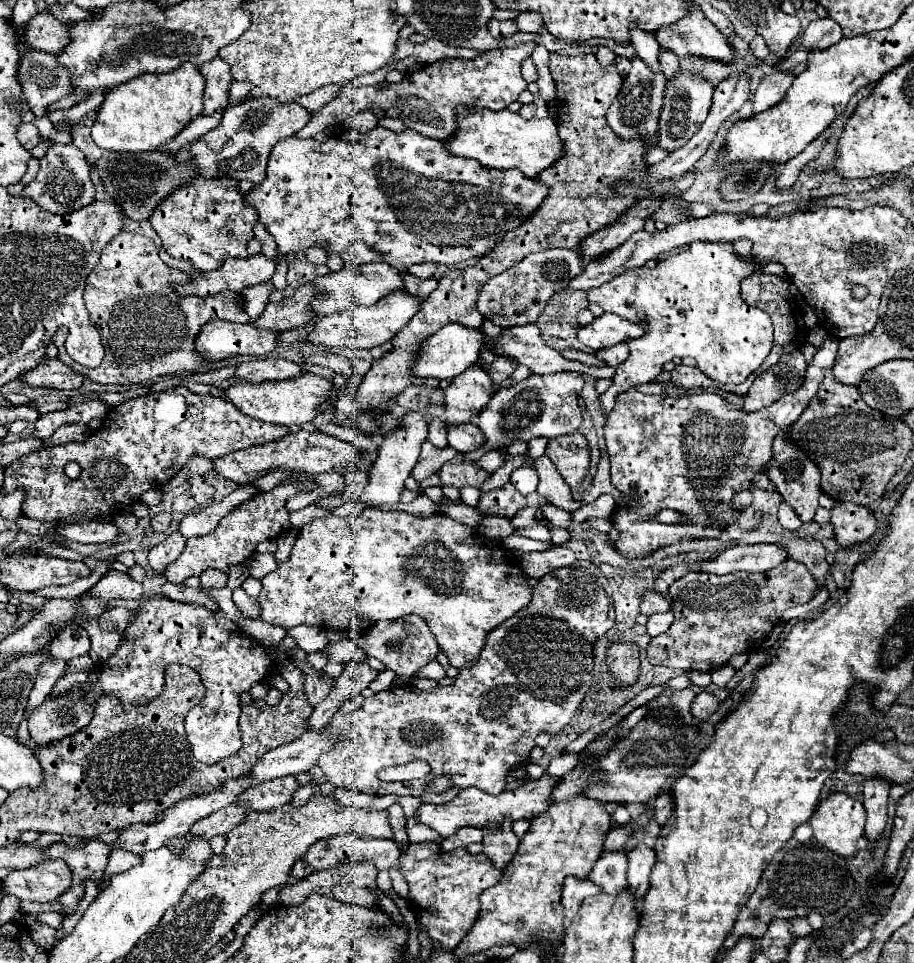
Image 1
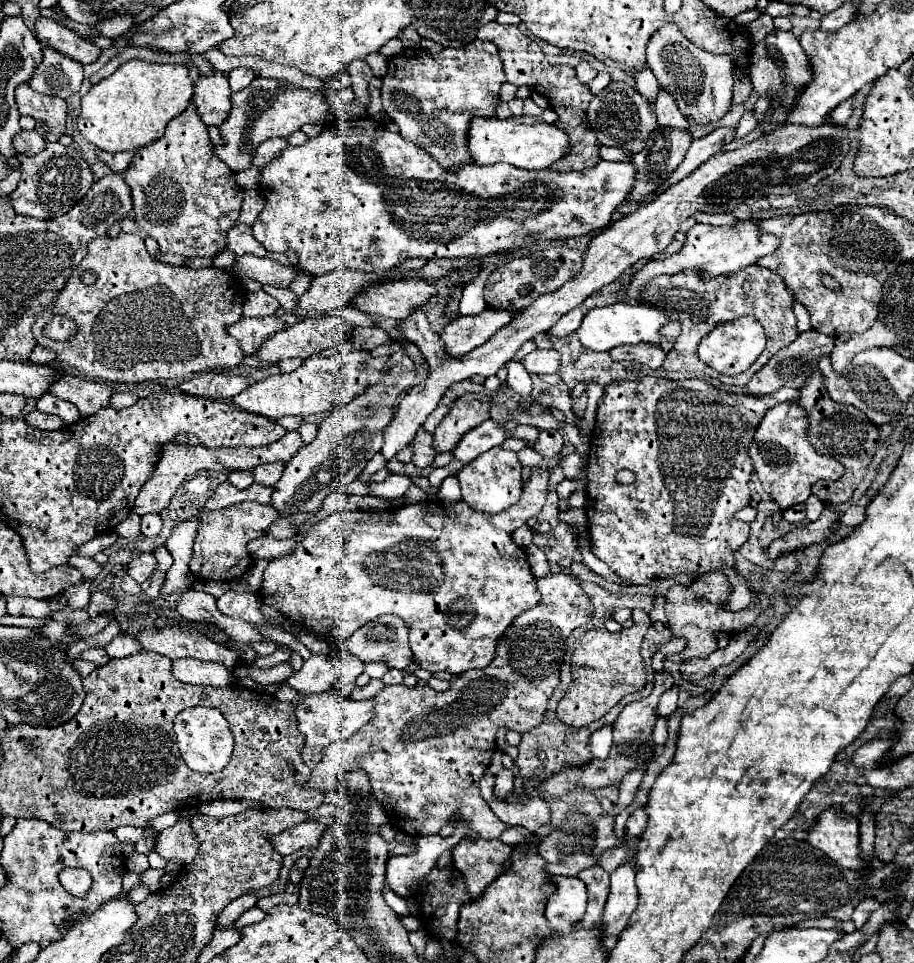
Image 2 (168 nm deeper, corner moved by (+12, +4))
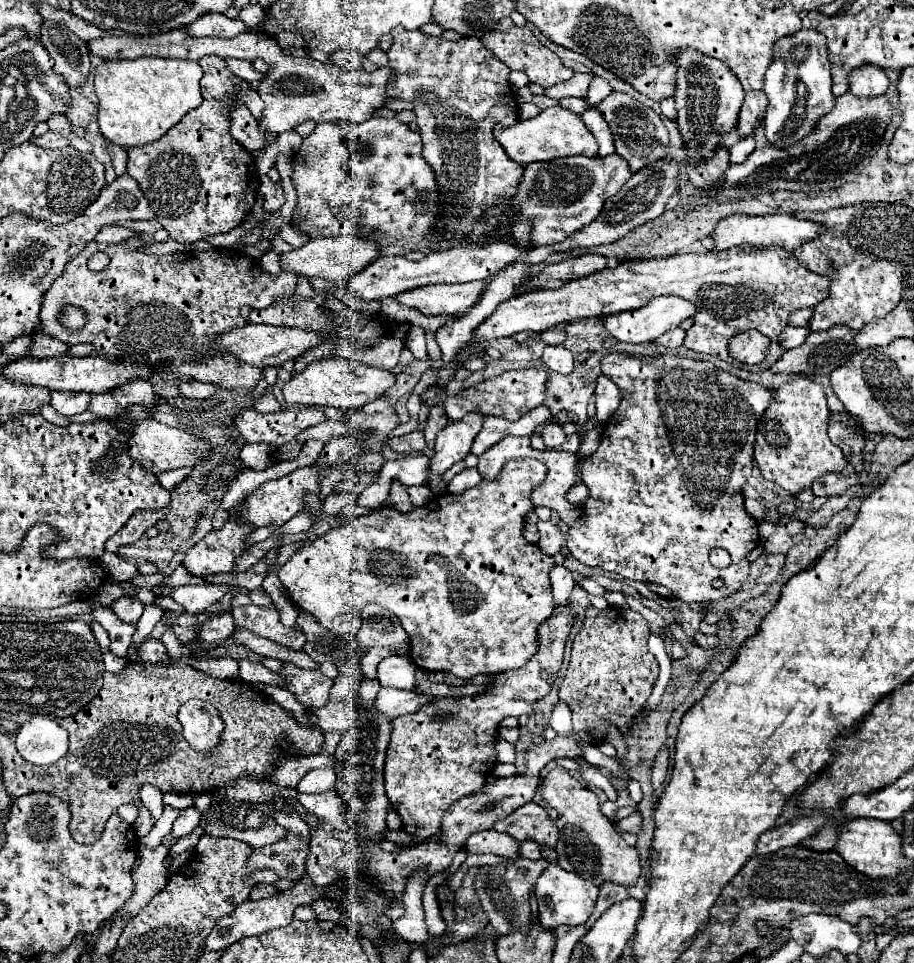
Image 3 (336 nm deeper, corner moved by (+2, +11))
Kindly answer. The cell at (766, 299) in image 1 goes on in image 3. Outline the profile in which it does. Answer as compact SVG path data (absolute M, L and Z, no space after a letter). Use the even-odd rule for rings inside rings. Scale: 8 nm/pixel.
M729 248L721 252L701 254L677 254L665 258L639 258L621 262L615 268L591 274L577 282L569 282L555 290L535 290L507 302L481 322L473 336L477 342L487 342L501 336L513 336L523 330L543 332L549 326L595 318L599 314L613 314L645 306L657 296L679 296L695 304L697 314L693 326L687 330L683 348L697 354L717 356L743 370L767 370L775 364L785 348L779 342L779 334L789 324L789 316L801 308L813 308L827 296L827 276L819 276L801 266L791 252L783 248ZM747 328L761 330L771 336L771 348L767 358L757 366L745 366L729 358L727 340Z

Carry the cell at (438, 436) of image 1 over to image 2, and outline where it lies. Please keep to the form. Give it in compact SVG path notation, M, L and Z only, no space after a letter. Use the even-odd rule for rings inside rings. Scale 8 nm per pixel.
M439 405L439 407L437 407L437 409L427 417L427 421L425 421L425 425L423 425L423 427L425 427L429 433L433 433L433 431L435 431L435 427L441 423L441 419L443 419L447 413L449 413L449 407Z

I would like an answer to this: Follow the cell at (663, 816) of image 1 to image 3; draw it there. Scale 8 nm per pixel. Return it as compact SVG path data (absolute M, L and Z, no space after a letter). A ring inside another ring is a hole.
M633 812L631 816L627 816L627 818L623 818L623 820L619 820L617 824L615 824L615 828L619 830L619 832L639 832L641 830L641 826L643 826L643 816L639 814L639 812Z

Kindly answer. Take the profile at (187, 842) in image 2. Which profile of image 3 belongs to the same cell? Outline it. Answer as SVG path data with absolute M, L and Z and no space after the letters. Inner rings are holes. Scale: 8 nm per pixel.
M165 844L157 848L139 848L139 858L133 870L135 894L127 900L127 906L123 906L119 914L137 914L159 890L163 890L163 886L167 884L167 870L163 866L167 852L169 846Z

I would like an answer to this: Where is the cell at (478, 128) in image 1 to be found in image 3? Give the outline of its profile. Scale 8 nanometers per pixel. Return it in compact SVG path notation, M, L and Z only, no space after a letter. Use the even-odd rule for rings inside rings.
M561 106L547 108L539 116L529 118L529 120L519 120L507 128L497 124L493 130L493 136L505 148L507 156L515 160L517 164L547 162L547 160L561 158L561 156L597 156L597 140L585 128L581 116L575 116L563 110Z

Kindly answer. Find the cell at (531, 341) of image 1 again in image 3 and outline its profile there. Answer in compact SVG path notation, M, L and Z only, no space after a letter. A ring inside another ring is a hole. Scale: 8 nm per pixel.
M545 346L541 360L553 372L569 374L573 370L573 356L565 346Z

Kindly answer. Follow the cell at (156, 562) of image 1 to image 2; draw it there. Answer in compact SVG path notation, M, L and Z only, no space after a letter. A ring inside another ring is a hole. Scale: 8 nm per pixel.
M141 553L141 555L137 555L137 557L129 563L127 573L129 573L137 583L143 583L143 581L147 581L147 579L151 577L151 573L155 571L155 567L157 567L155 557L153 557L151 553Z

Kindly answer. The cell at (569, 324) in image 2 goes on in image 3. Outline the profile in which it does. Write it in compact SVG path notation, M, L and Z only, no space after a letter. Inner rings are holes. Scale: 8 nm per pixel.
M559 324L559 326L551 326L549 330L541 332L541 340L543 340L545 344L551 344L551 346L555 346L555 344L563 344L563 342L565 342L565 338L567 338L567 332L565 332L565 324Z

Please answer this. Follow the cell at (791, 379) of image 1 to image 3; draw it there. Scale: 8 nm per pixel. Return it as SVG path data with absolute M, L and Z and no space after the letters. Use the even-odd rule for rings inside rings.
M835 326L831 330L825 330L825 332L811 332L801 346L787 350L771 366L771 372L773 374L779 374L779 372L783 372L783 374L805 374L805 376L829 374L831 370L843 366L843 362L847 362L847 358L851 358L857 352L853 336L855 336L855 330L851 330L847 326Z

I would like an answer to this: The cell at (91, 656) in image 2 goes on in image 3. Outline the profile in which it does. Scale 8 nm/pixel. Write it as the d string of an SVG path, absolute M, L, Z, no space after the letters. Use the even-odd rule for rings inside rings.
M147 638L143 640L139 646L137 646L137 654L139 654L139 660L145 660L145 662L161 662L161 664L173 664L171 656L167 654L167 648L161 640L153 640L153 638Z

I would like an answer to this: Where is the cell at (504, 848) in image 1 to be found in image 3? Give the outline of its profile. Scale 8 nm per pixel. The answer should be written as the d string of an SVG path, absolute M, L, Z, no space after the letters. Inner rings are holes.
M517 858L509 862L501 862L497 866L481 866L477 870L475 878L475 894L491 922L491 926L497 930L497 934L507 934L509 926L519 926L527 930L527 920L531 918L531 906L529 906L529 894L535 890L537 878L543 874L547 866L553 862L547 858L529 860L529 858Z

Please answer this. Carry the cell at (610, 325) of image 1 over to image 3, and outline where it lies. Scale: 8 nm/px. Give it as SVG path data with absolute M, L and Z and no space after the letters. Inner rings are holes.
M659 296L653 298L647 306L637 308L637 310L627 310L627 312L619 312L619 314L607 314L601 318L603 328L619 342L631 342L631 344L643 344L643 342L651 342L655 338L659 338L661 334L665 334L667 330L673 330L681 324L681 320L695 316L695 306L683 298L677 296Z

